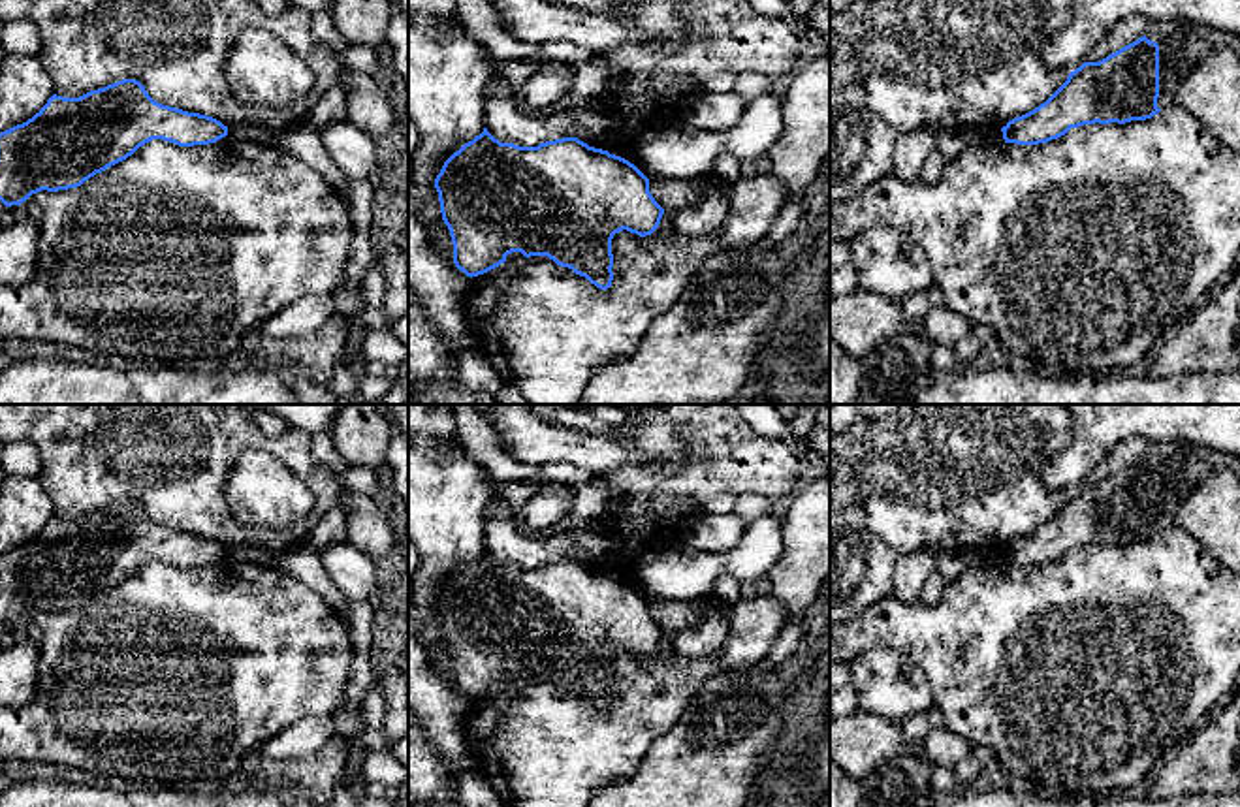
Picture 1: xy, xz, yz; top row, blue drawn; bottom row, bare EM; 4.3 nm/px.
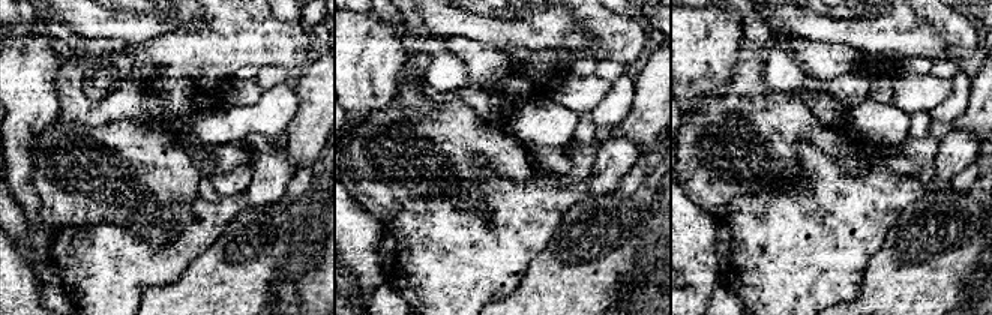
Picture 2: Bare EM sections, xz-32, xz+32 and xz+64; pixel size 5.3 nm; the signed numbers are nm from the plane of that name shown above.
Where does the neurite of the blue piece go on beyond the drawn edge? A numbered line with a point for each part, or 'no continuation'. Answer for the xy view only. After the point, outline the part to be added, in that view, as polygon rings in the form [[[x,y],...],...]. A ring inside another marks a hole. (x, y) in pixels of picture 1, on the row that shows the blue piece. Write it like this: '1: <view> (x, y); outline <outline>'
no continuation

